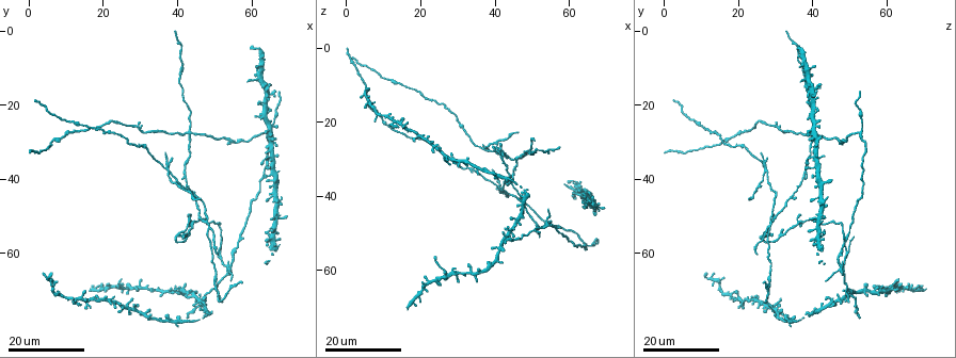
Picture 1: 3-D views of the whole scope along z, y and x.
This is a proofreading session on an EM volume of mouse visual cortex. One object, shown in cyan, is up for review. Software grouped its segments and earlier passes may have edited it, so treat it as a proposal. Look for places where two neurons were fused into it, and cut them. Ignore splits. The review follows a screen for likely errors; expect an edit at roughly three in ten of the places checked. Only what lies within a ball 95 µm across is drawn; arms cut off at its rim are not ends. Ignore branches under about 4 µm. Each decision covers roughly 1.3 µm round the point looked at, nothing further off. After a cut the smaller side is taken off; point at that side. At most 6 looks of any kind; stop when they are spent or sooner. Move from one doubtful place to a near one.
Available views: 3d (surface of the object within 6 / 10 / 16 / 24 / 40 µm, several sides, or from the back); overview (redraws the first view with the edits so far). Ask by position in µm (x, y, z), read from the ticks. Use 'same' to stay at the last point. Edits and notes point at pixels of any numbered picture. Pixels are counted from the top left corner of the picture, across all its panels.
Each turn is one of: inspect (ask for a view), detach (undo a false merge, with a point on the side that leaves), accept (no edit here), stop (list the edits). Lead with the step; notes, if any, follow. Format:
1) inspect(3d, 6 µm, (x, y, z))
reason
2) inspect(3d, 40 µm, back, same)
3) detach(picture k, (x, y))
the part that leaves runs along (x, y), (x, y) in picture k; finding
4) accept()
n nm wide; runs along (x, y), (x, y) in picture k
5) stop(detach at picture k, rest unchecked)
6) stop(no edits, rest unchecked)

inspect(3d, 24 µm, (38.0, 37.5, 27.0))
four-way junction

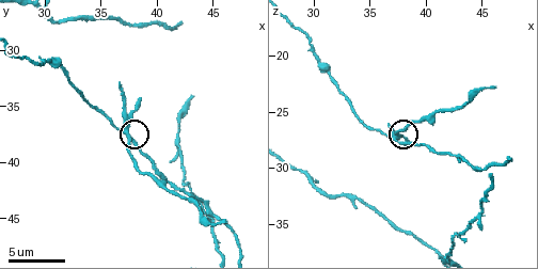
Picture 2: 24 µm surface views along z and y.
inspect(3d, 10 µm, (37.4, 37.6, 27.4))
zoom in

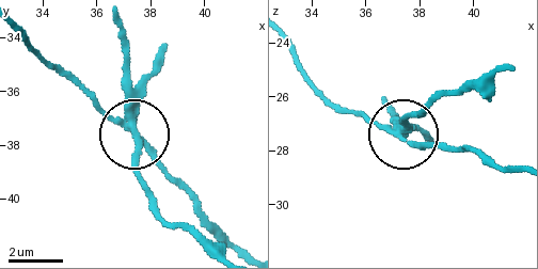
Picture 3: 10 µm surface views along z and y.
detach(picture 3, (128, 89))
the part that leaves runs along (133, 130), (154, 210), (168, 222), (195, 226), (216, 246) in picture 3; a second neuron is stuck on

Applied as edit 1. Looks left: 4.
inspect(3d, 16 µm, (48.0, 51.0, 29.0))
a fork

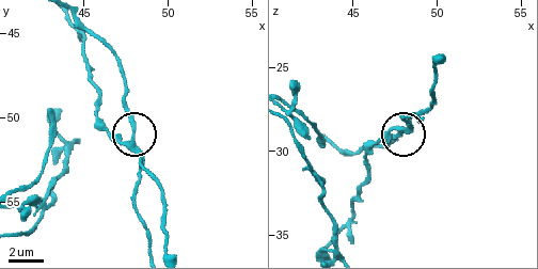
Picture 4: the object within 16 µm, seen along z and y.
inspect(3d, 10 µm, (47.8, 51.3, 28.6))

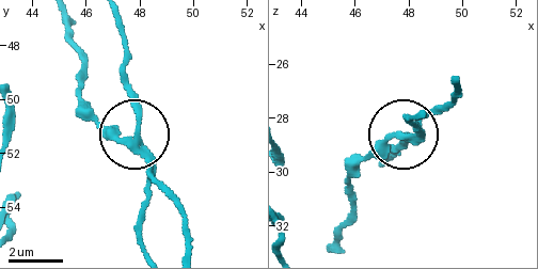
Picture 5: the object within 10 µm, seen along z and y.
detach(picture 5, (107, 133))
side arm 33 µm; the part that leaves runs along (141, 152), (122, 145), (85, 104), (81, 56), (65, 21) in picture 5; two neurons meet here

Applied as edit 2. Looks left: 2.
stop(detach at picture 3, detach at picture 5, rest unchecked)

